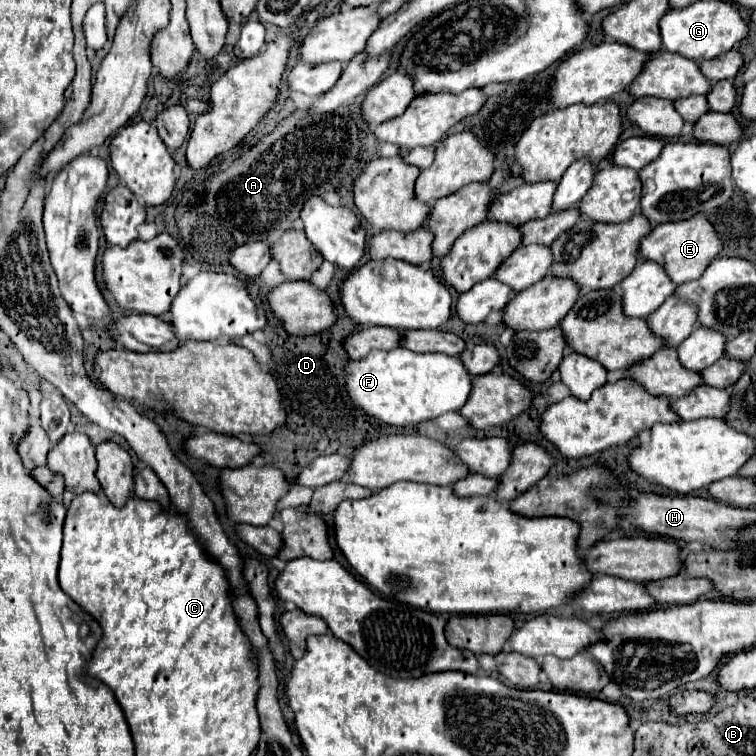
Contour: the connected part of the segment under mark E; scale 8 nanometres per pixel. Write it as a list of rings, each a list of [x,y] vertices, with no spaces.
[[[699,214],[699,216],[693,216],[689,220],[665,222],[665,224],[655,226],[647,236],[641,238],[639,260],[651,260],[651,262],[665,266],[667,276],[675,284],[683,284],[683,282],[691,282],[691,280],[701,278],[701,274],[705,272],[709,262],[719,254],[719,250],[721,250],[719,236],[715,234],[715,230],[707,222],[707,218],[703,214]]]

